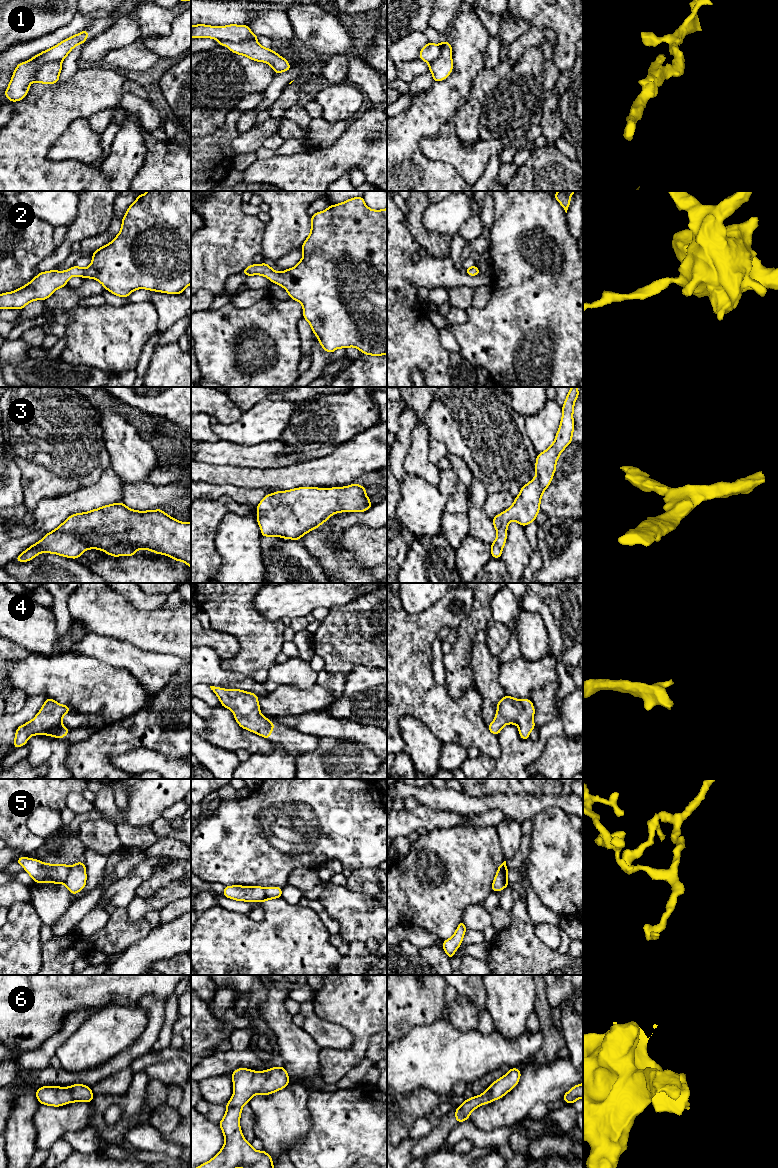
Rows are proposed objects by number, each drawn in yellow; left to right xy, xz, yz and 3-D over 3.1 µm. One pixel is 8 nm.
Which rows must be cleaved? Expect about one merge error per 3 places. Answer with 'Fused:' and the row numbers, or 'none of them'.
Fused: 1, 5

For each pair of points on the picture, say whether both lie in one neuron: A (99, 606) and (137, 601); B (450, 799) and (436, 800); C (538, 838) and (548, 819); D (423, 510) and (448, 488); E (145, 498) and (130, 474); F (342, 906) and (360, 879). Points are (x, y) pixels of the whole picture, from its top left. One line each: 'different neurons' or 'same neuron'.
A: different neurons
B: same neuron
C: same neuron
D: different neurons
E: different neurons
F: different neurons

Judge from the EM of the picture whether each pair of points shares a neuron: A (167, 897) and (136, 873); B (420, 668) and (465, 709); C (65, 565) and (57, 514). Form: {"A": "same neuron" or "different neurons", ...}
{"A": "different neurons", "B": "same neuron", "C": "different neurons"}

